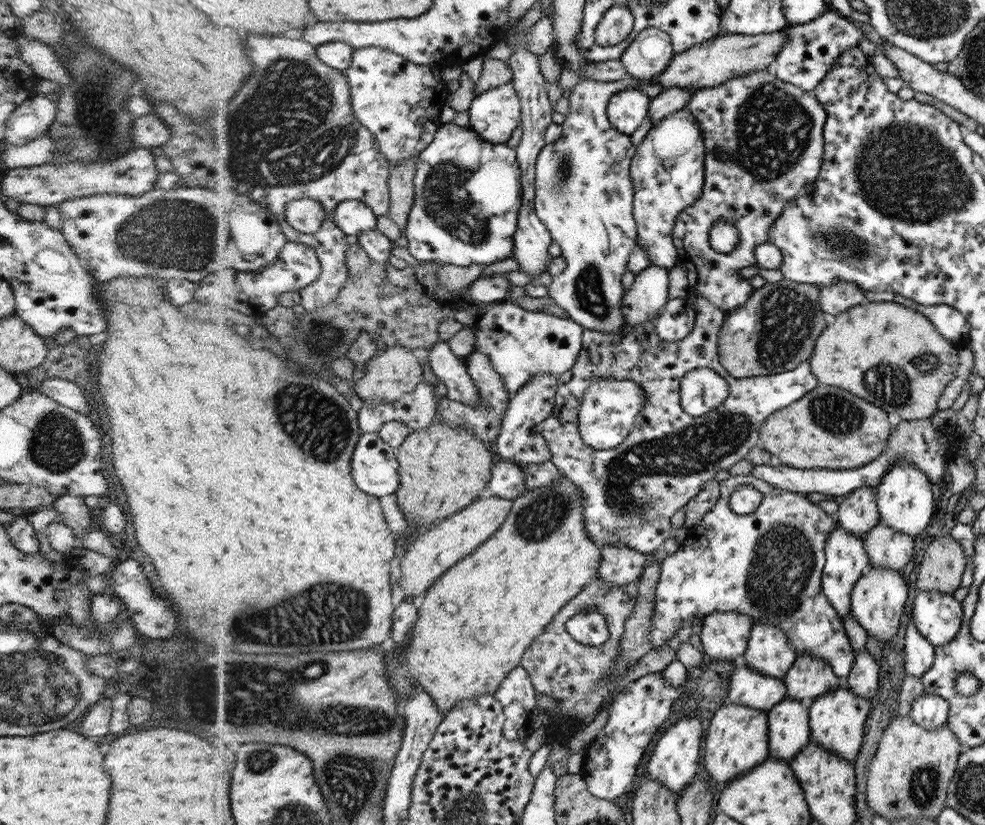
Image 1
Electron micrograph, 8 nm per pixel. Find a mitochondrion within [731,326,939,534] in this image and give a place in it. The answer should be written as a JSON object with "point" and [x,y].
{"point":[839,416]}

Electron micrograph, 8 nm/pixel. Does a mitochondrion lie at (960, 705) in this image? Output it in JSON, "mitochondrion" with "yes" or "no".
{"mitochondrion":"no"}

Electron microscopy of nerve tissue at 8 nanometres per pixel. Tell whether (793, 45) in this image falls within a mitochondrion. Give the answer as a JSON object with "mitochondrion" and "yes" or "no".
{"mitochondrion":"no"}

